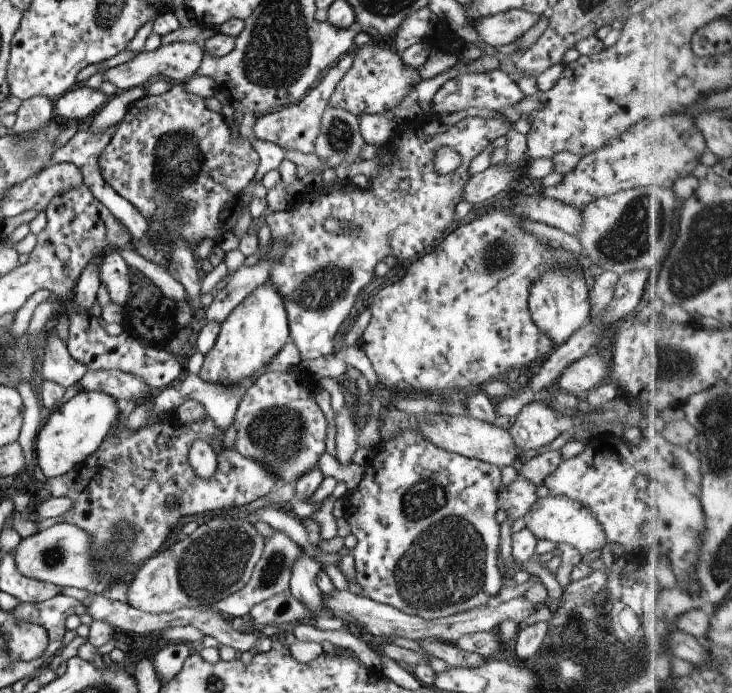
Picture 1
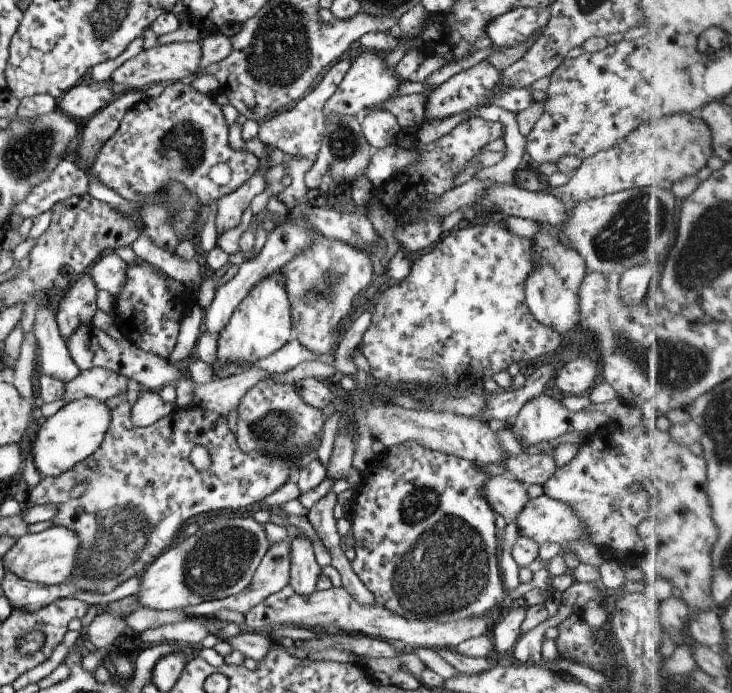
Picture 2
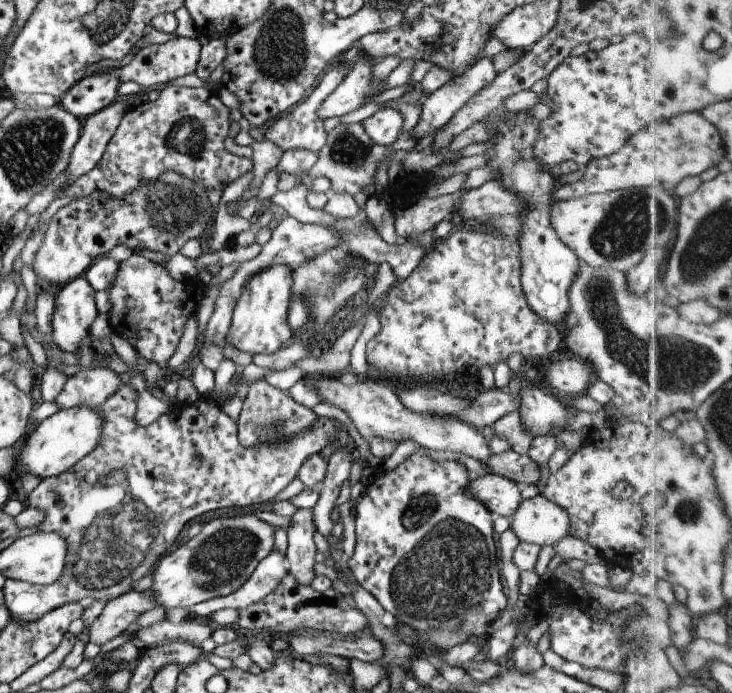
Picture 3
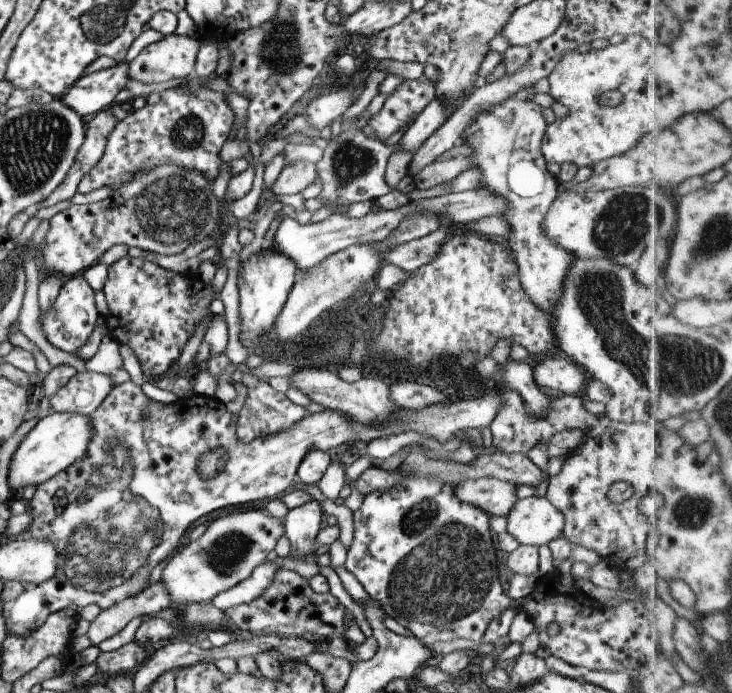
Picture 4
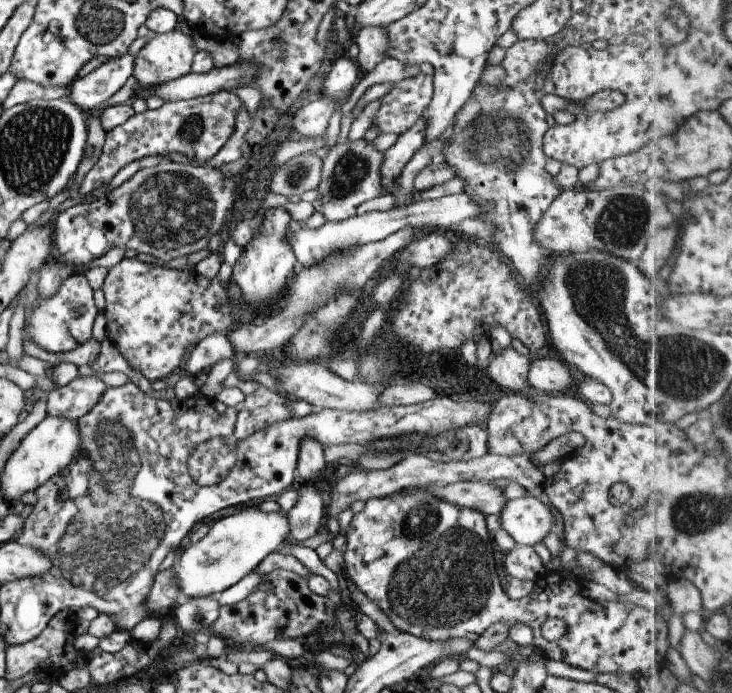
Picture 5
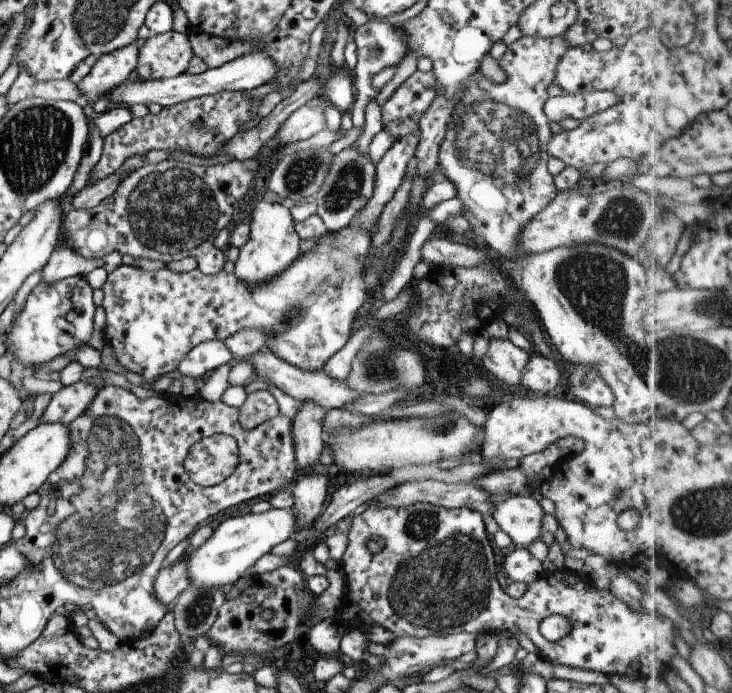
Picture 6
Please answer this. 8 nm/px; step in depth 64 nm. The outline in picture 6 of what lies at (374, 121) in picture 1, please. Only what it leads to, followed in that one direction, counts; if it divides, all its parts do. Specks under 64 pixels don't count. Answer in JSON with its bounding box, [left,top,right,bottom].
[382,70,437,139]

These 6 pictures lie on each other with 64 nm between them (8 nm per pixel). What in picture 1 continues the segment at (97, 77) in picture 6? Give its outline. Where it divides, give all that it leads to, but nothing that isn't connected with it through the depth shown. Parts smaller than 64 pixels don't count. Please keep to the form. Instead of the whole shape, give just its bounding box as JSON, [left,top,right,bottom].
[53,85,108,120]

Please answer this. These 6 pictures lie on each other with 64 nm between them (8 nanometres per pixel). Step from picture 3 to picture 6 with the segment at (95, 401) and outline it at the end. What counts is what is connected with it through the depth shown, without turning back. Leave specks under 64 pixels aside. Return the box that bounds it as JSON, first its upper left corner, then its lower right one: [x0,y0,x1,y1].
[42,379,99,423]

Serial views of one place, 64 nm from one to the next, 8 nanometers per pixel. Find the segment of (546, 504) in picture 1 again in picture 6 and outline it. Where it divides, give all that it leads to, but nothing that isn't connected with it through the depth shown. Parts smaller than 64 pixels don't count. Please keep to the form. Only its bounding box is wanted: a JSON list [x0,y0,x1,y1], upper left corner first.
[492,495,545,548]

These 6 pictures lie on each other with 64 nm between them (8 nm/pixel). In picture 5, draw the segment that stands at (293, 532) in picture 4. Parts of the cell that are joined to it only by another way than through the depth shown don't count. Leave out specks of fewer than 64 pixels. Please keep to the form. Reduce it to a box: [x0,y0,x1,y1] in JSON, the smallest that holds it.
[285,484,326,542]

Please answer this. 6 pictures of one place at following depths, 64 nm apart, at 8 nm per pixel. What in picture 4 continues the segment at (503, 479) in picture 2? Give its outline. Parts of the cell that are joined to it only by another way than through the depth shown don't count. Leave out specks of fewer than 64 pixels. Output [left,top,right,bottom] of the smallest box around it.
[454,477,519,517]

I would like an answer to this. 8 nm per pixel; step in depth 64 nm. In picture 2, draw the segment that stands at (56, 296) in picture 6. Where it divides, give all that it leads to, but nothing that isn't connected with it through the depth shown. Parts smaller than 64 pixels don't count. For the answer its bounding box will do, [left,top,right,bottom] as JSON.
[55,272,98,344]

